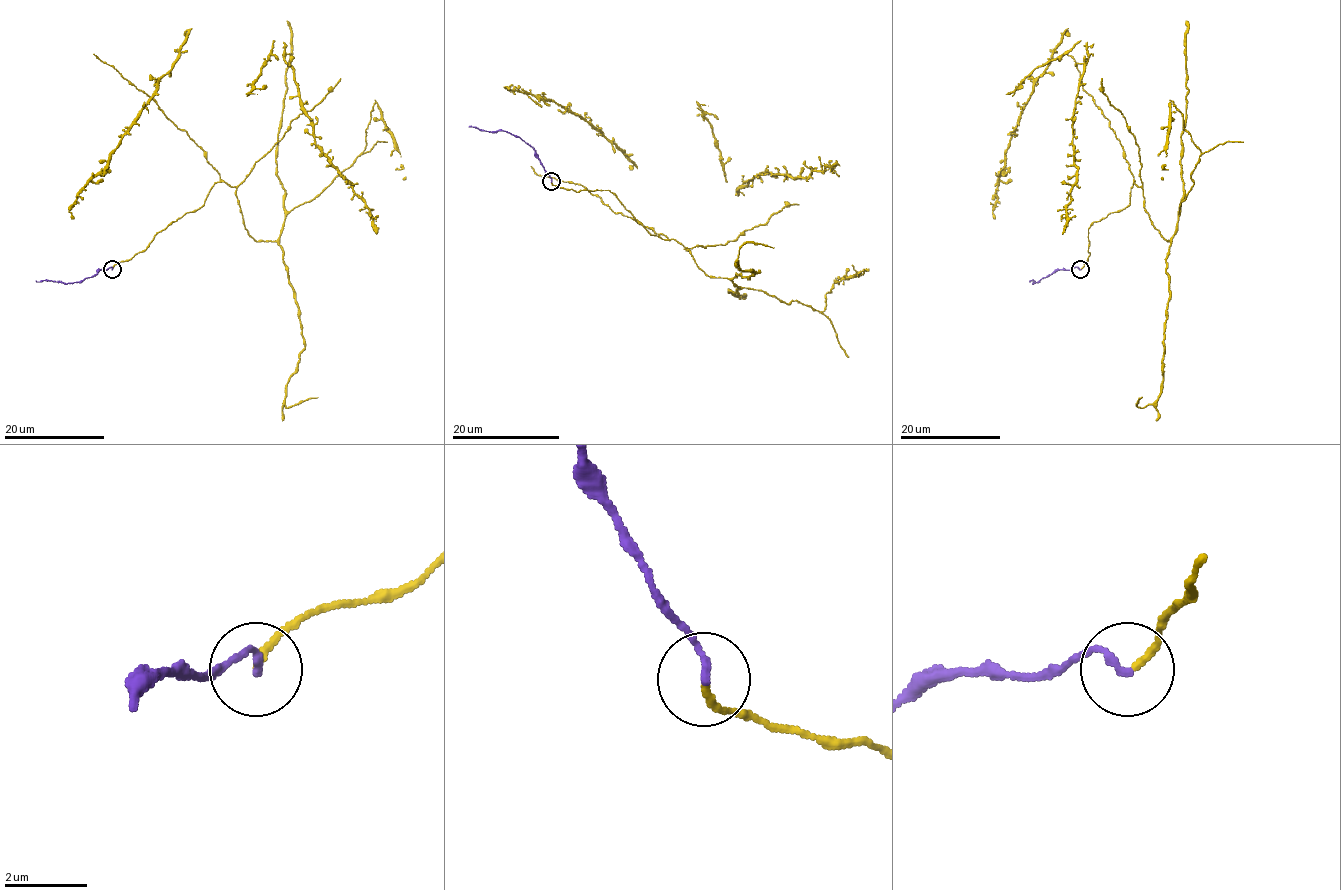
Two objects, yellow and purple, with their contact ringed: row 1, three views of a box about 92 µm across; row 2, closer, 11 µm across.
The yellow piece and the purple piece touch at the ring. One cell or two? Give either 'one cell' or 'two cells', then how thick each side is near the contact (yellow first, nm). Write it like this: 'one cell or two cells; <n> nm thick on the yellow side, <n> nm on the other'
one cell; 170 nm thick on the yellow side, 180 nm on the other

